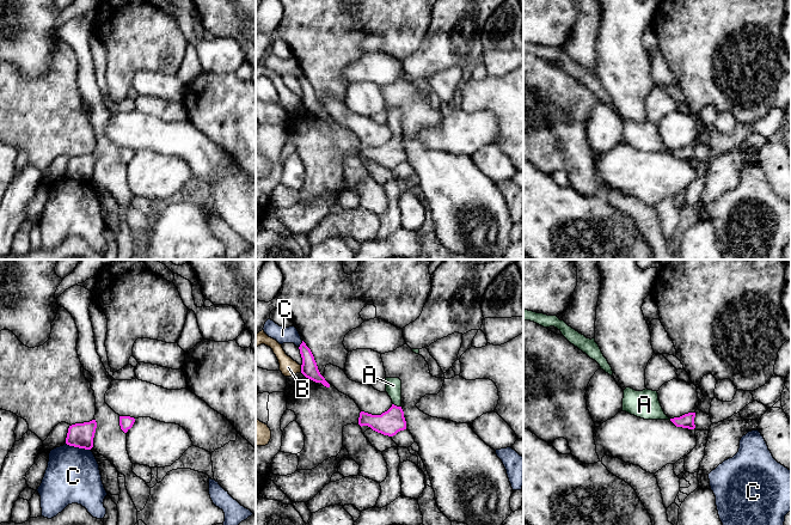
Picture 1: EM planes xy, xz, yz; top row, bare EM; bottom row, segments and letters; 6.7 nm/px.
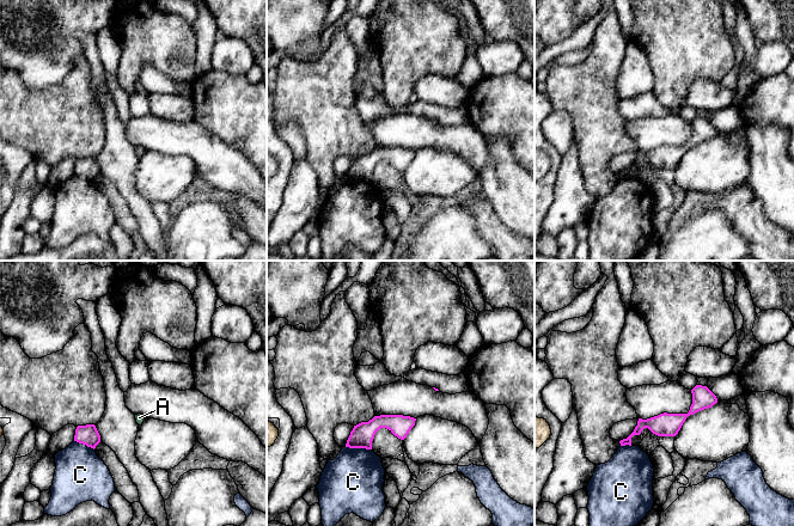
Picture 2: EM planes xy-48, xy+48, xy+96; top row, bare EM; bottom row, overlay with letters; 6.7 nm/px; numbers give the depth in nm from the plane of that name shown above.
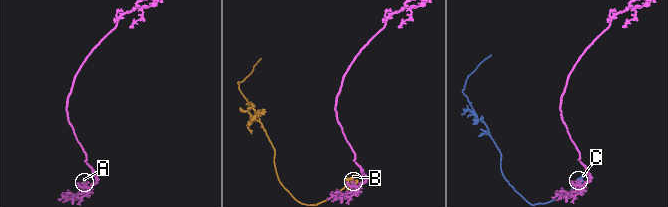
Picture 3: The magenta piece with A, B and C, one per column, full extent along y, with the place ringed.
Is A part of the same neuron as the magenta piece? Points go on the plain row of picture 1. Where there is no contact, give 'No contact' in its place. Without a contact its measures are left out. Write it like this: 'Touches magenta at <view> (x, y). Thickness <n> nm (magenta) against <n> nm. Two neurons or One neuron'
Touches magenta at xz (396, 138). Thickness 160 nm (magenta) against 110 nm. One neuron

